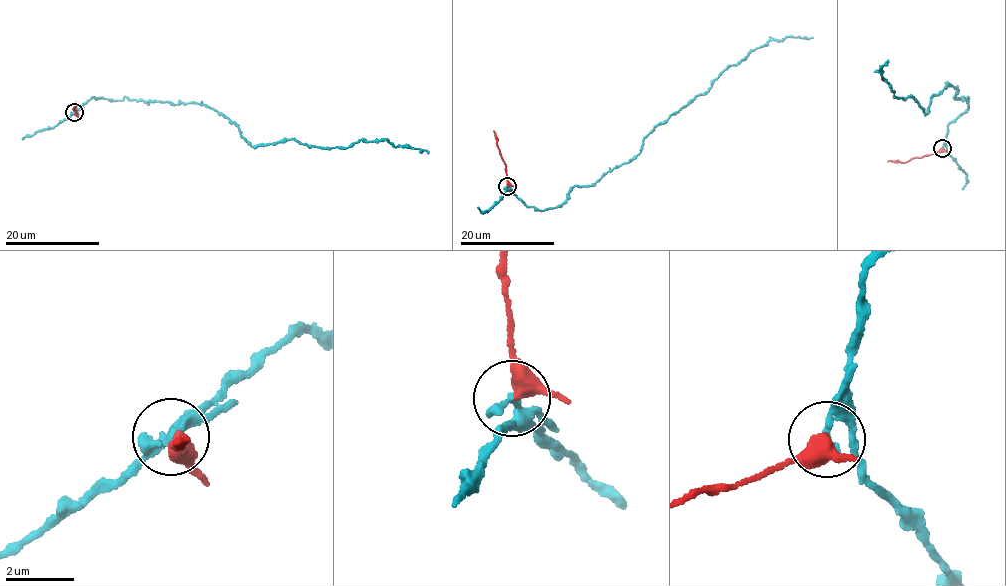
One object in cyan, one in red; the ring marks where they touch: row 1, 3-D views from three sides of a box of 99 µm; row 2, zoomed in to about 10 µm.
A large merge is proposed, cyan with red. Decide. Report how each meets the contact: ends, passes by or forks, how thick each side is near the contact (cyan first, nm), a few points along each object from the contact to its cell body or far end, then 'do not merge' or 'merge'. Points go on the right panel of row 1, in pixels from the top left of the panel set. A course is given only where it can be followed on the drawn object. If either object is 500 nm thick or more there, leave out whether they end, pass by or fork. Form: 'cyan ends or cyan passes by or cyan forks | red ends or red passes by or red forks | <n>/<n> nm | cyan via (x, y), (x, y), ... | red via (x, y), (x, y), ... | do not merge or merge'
cyan passes by | red passes by | 240/400 nm | cyan via (942, 149), (969, 100), (948, 84), (926, 113), (912, 95), (895, 96), (878, 71), (888, 61) | red via (942, 149), (903, 162), (887, 161) | do not merge

